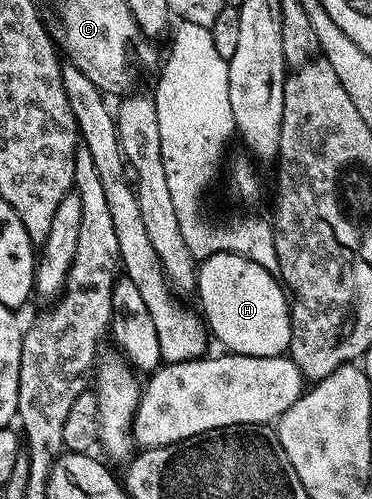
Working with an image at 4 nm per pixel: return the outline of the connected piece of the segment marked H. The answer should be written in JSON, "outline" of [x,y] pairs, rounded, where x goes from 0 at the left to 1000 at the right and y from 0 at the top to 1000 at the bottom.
{"outline":[[[570,509],[535,527],[527,551],[527,579],[535,619],[565,663],[567,675],[594,685],[605,703],[661,713],[747,713],[772,703],[785,671],[785,631],[780,597],[745,551],[715,545],[683,521],[653,517],[648,509]]]}

